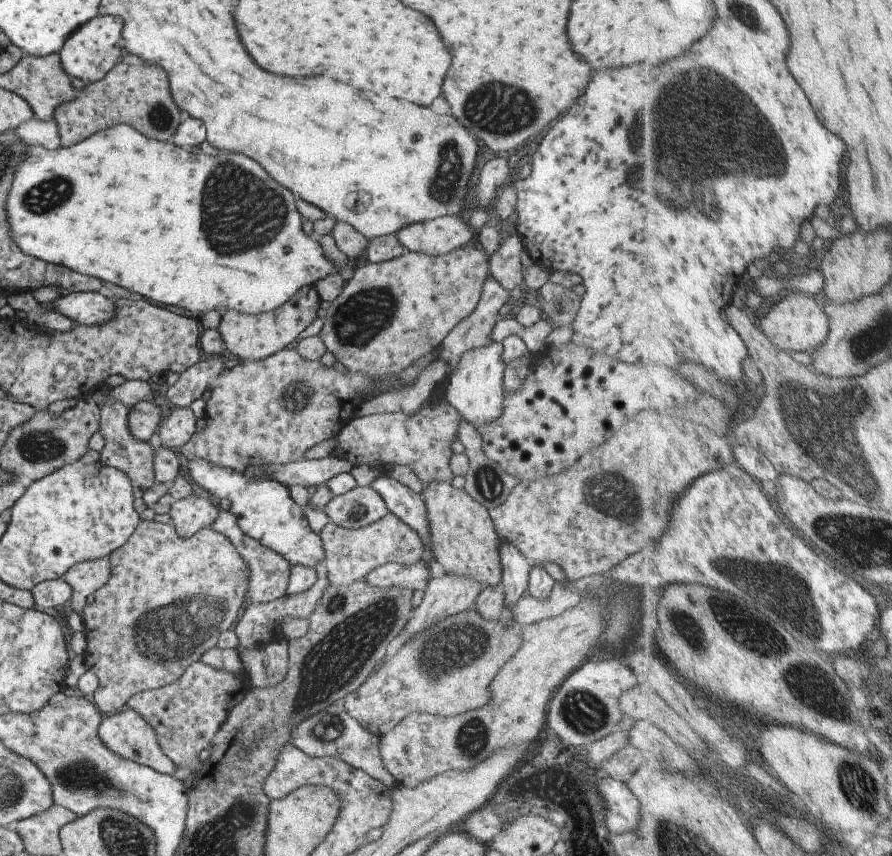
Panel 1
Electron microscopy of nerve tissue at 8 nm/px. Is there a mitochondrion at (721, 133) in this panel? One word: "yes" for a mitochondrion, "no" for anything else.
yes

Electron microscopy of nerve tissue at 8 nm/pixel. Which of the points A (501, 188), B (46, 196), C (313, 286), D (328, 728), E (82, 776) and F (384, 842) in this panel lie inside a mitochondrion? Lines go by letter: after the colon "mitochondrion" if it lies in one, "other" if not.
A: other
B: mitochondrion
C: other
D: mitochondrion
E: mitochondrion
F: other

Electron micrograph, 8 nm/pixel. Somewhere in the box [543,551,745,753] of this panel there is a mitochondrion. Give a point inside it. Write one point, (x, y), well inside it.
(573, 712)

